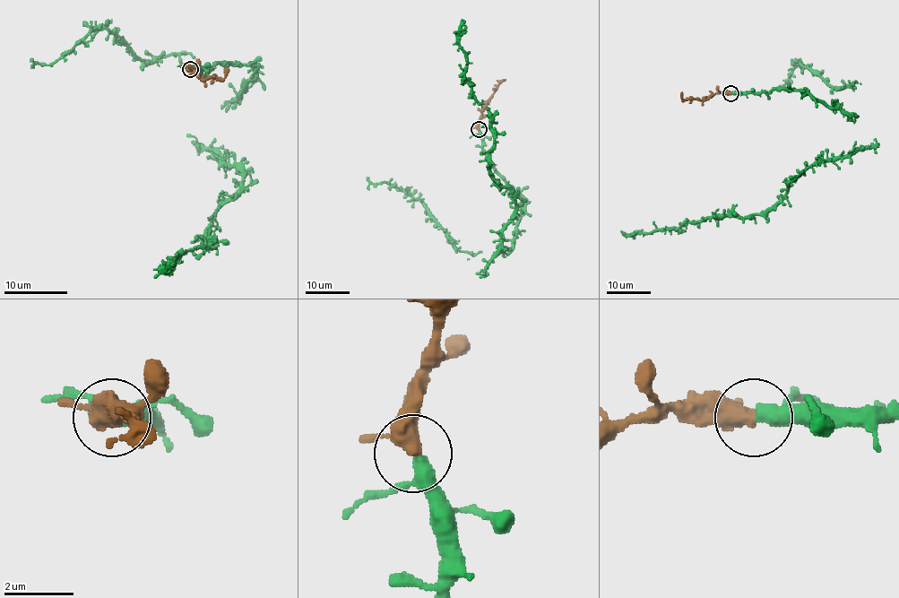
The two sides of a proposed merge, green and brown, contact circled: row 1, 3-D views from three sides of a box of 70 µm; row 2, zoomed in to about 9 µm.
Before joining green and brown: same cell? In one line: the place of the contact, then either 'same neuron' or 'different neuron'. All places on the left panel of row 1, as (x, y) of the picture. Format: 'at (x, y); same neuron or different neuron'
at (190, 69); same neuron

